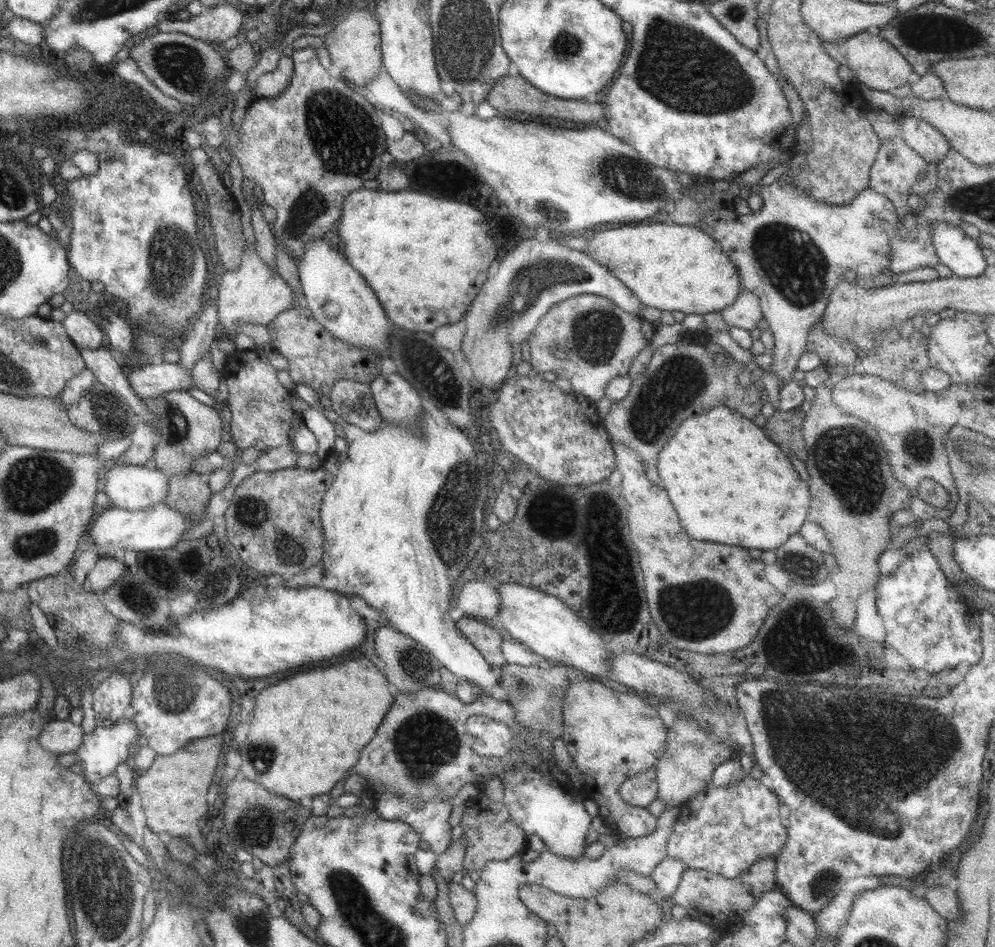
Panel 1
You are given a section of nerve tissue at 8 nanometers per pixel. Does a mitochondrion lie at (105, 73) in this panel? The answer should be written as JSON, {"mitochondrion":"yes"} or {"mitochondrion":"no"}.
{"mitochondrion":"no"}

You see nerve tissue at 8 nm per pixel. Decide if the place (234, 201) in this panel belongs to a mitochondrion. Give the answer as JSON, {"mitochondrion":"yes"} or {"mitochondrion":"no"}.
{"mitochondrion":"no"}

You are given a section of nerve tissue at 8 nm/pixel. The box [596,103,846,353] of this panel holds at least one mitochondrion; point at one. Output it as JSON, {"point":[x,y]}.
{"point":[795,265]}

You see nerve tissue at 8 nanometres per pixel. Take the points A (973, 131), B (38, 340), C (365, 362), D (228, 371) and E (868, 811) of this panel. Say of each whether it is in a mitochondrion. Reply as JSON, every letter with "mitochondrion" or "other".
{"A":"other","B":"mitochondrion","C":"other","D":"other","E":"mitochondrion"}

